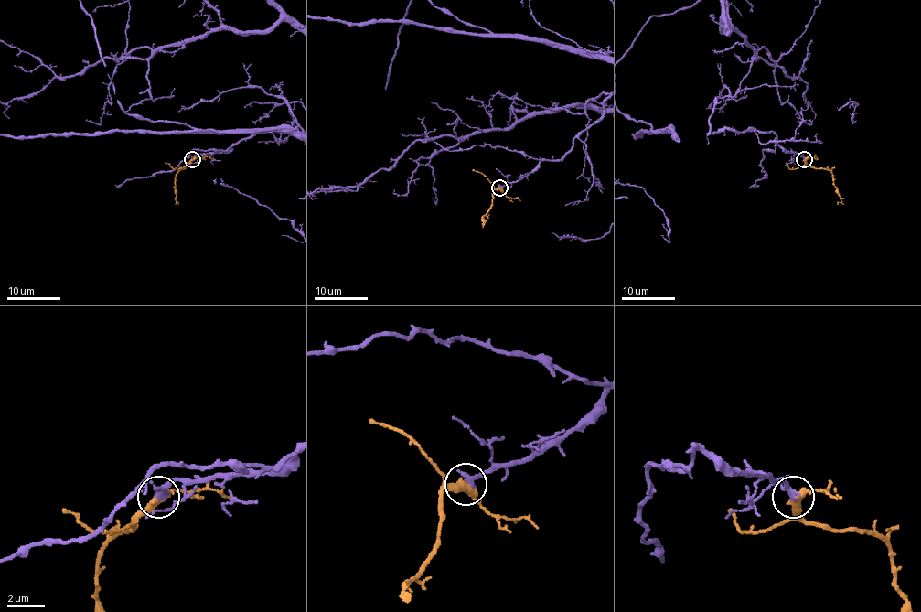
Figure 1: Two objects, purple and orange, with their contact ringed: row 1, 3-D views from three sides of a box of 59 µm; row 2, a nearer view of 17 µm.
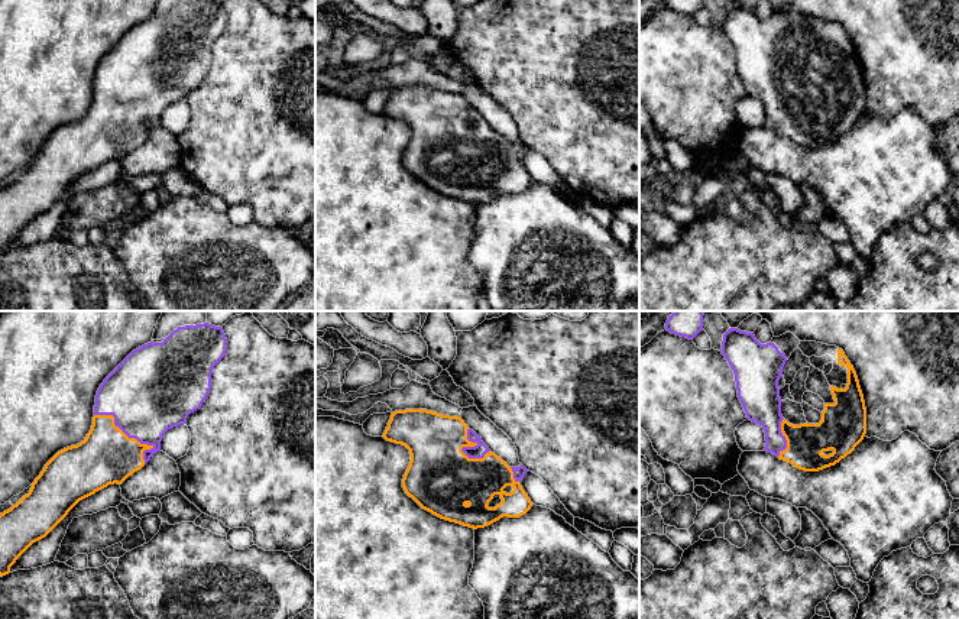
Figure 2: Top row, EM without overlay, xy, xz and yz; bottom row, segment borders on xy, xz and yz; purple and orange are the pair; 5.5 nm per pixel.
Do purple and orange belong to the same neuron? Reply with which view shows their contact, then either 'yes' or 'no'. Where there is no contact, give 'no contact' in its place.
meets purple in xy; yes

